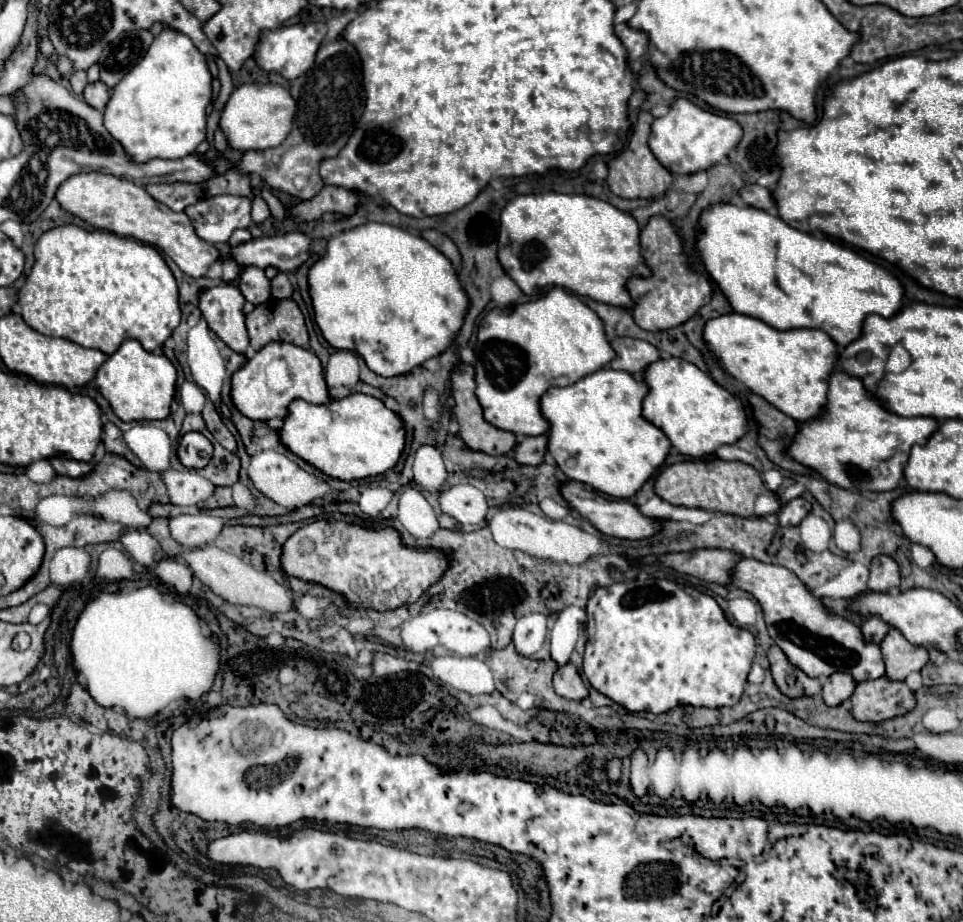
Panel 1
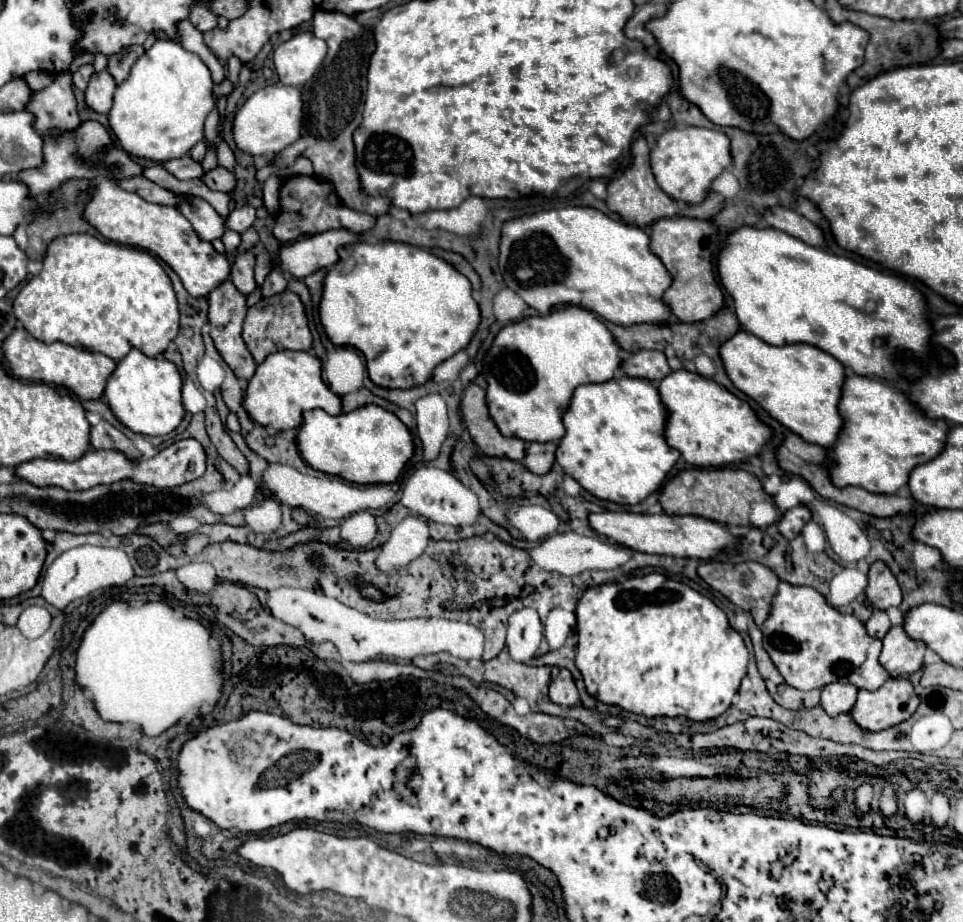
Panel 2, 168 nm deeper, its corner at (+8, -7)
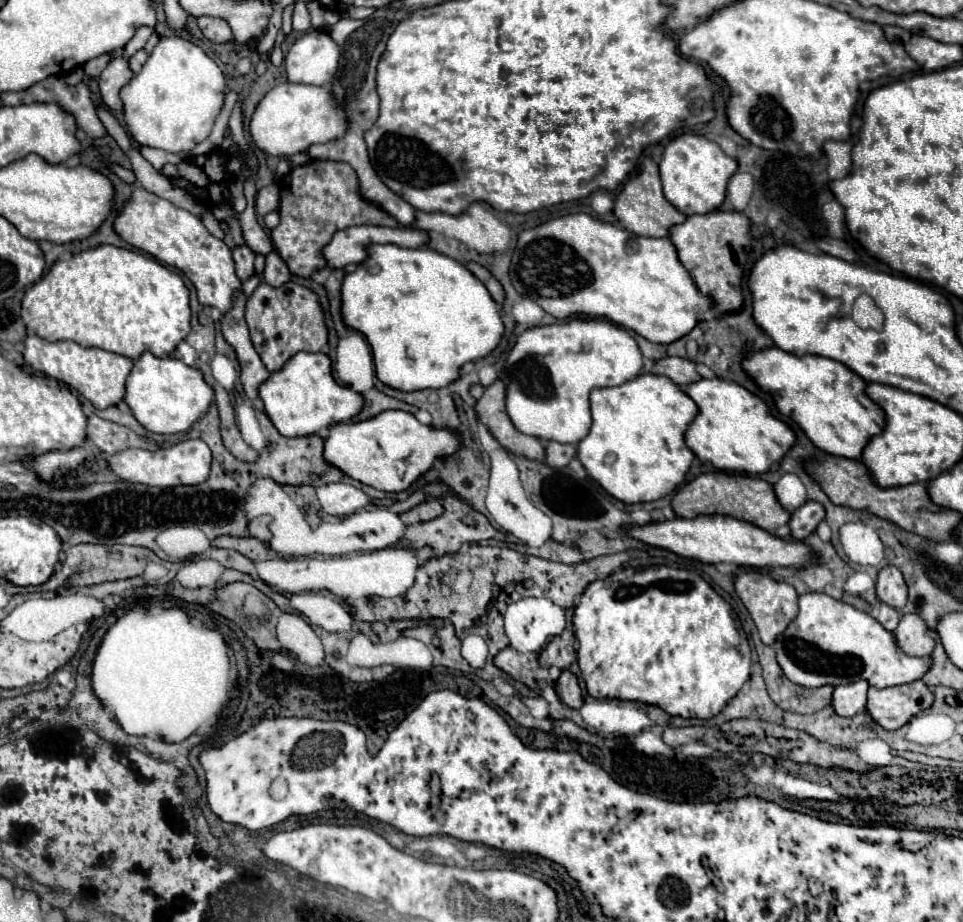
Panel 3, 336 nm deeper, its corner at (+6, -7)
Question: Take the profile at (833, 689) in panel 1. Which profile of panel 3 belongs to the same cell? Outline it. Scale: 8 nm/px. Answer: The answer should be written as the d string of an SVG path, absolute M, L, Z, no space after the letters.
M854 681L848 685L834 687L834 693L832 693L834 711L842 717L852 717L864 711L866 691L868 691L868 681Z

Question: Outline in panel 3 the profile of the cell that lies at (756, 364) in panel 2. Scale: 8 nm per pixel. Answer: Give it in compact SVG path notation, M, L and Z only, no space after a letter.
M778 347L748 353L742 369L754 383L772 395L776 409L798 423L808 439L824 453L860 459L864 445L884 427L882 409L872 403L866 393L866 381L852 373L846 365L820 355L794 355Z

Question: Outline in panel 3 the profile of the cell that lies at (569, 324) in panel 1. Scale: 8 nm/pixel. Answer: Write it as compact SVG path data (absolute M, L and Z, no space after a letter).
M572 317L552 325L530 327L518 335L512 351L506 357L500 379L506 383L506 411L514 427L524 433L546 441L560 443L578 443L590 429L590 405L588 393L594 387L612 387L622 385L624 381L634 379L642 369L642 353L628 335L626 329L596 317Z

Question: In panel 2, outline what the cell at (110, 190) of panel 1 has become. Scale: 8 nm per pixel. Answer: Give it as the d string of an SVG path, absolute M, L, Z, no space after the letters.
M104 179L94 185L92 201L86 205L84 219L94 225L108 241L138 247L160 257L178 273L192 297L208 297L212 289L230 277L230 263L226 255L214 251L212 243L204 243L192 229L190 221L176 207L148 203L136 193L124 191L112 179Z

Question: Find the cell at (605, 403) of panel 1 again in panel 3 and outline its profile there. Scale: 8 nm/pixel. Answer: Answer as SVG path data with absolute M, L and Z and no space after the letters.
M640 373L636 379L630 379L622 385L616 385L616 387L604 387L604 389L592 389L590 391L590 409L592 409L592 427L588 431L588 435L578 443L578 461L582 463L582 467L586 469L586 475L590 479L594 479L606 493L610 493L612 497L620 499L622 503L642 503L642 501L656 501L664 495L668 495L670 491L674 491L686 477L688 469L690 469L690 463L694 459L694 453L684 445L684 431L686 427L690 425L690 421L696 417L698 413L698 407L696 403L678 387L674 385L668 377L664 375L652 375L652 373Z

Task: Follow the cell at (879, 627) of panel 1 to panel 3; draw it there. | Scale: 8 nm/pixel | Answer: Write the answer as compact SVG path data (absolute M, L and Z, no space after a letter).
M880 603L880 605L876 607L874 617L876 617L876 621L878 621L884 629L888 629L888 631L894 631L896 625L898 625L898 621L900 621L900 613L898 613L896 609L892 609L890 605L884 605L884 603Z

